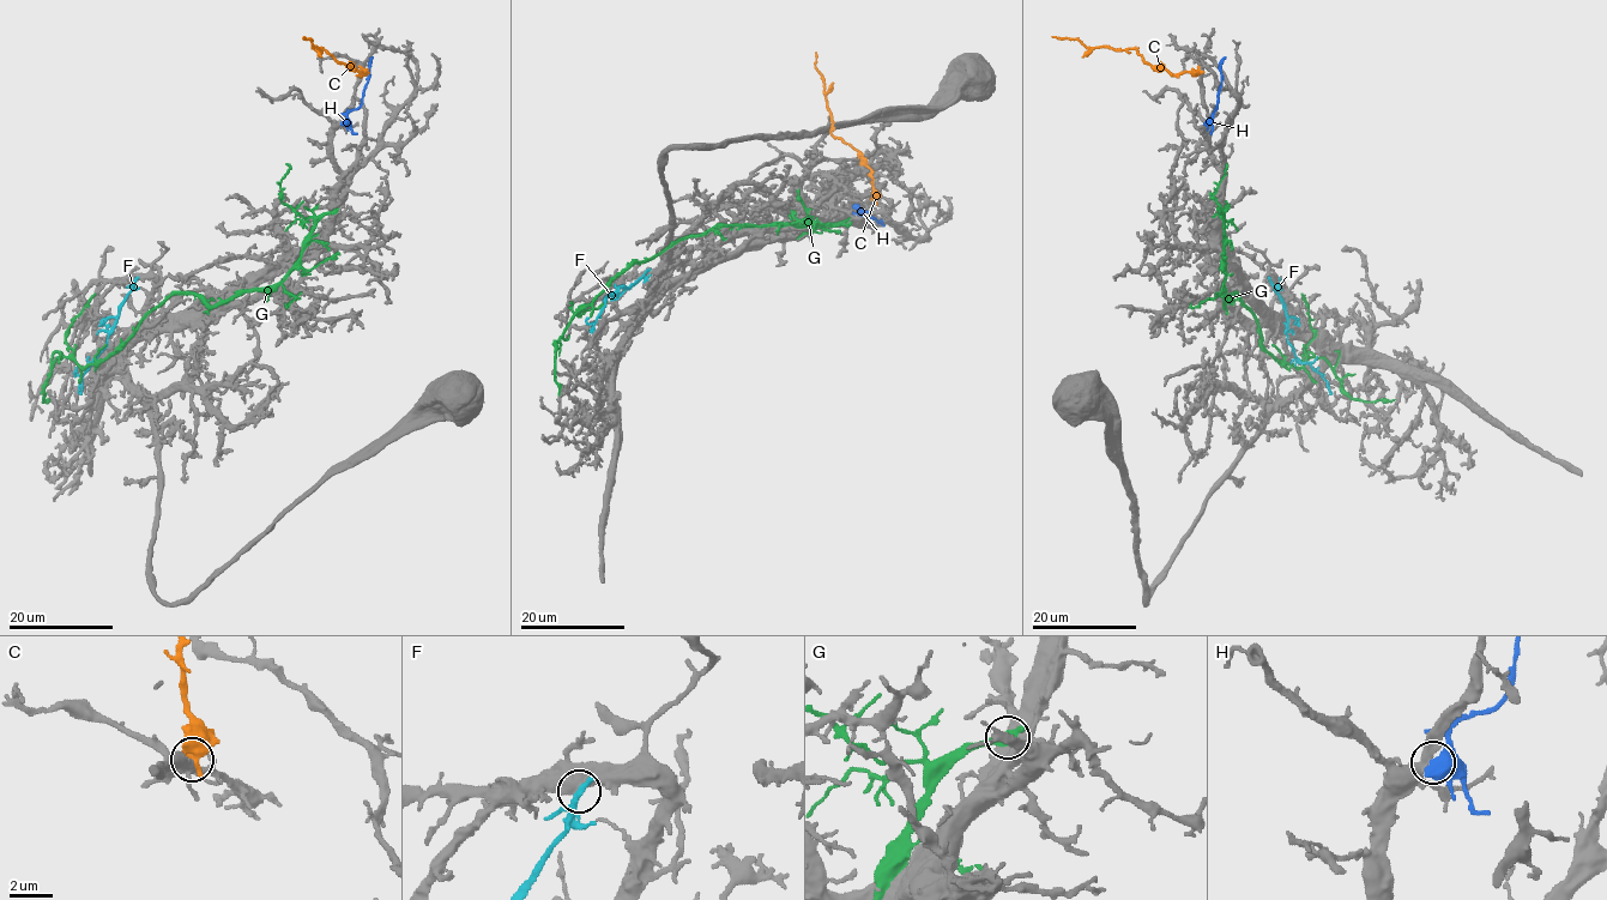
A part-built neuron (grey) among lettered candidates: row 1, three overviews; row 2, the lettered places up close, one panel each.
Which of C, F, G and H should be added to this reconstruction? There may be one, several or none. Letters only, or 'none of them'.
none of them

